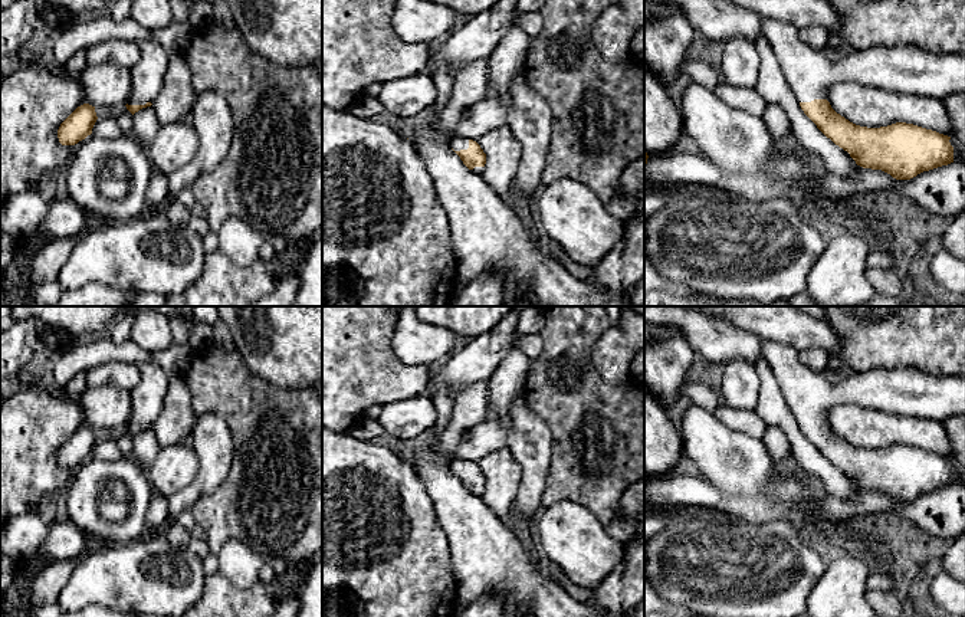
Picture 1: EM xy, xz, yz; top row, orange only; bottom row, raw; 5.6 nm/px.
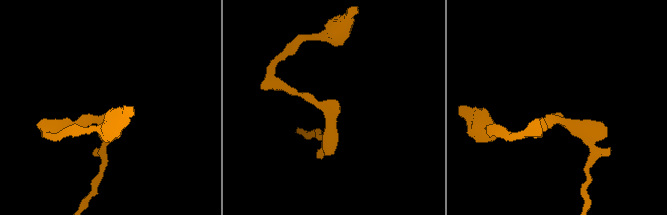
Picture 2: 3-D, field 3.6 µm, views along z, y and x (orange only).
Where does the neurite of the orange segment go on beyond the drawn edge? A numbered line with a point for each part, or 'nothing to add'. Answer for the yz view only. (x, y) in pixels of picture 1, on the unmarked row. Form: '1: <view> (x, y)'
1: yz (908, 391)

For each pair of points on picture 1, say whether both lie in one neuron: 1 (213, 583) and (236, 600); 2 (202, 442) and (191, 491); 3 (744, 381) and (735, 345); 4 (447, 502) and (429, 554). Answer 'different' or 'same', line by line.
1: same
2: same
3: different
4: different

